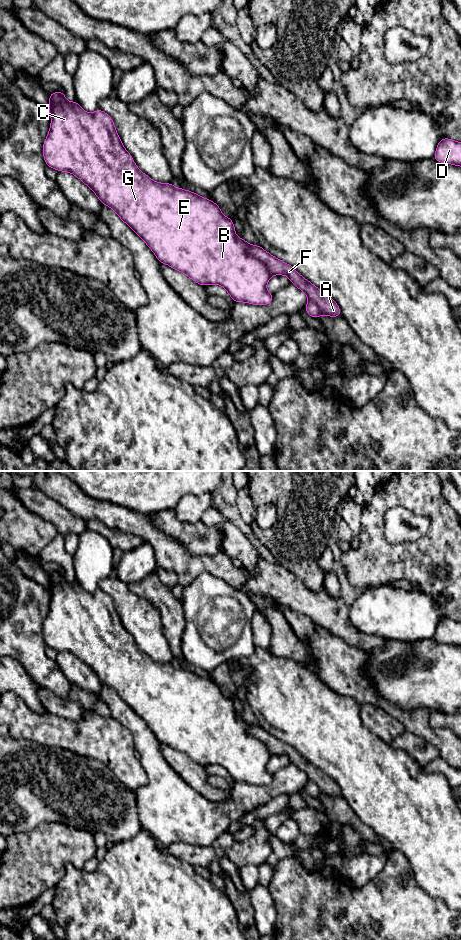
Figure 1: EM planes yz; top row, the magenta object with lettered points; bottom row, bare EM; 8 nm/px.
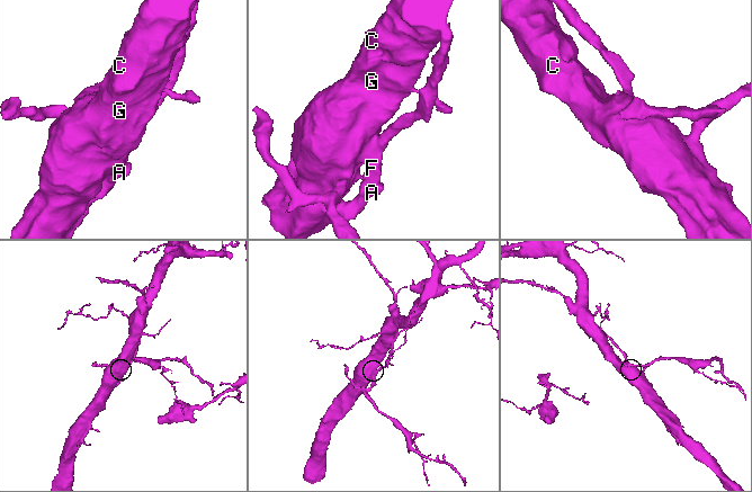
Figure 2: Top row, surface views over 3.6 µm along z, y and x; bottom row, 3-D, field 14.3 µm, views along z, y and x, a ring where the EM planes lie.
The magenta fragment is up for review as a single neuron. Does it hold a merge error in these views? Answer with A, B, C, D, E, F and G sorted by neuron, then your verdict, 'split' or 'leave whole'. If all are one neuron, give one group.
A F / B C D E G | split

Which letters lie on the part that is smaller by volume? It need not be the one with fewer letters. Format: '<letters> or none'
A, F

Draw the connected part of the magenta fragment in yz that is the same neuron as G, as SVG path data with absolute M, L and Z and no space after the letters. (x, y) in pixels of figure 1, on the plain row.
M56 571L48 576L51 606L43 623L44 641L48 647L58 652L72 653L91 668L101 684L112 688L148 725L160 743L185 753L202 766L221 765L235 783L268 785L272 782L274 774L266 769L271 757L266 745L249 734L250 724L242 717L236 717L232 698L225 697L215 682L192 671L175 668L172 663L154 662L148 655L142 653L124 628L112 598L100 588L94 593L87 593L76 580L68 582L65 573Z

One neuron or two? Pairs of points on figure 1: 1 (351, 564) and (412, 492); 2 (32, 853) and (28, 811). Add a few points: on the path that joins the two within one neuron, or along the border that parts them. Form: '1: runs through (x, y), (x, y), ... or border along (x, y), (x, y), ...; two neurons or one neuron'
1: runs through (372, 542), (372, 516), (390, 498); one neuron
2: border along (52, 821), (44, 821), (29, 831), (10, 835); two neurons

